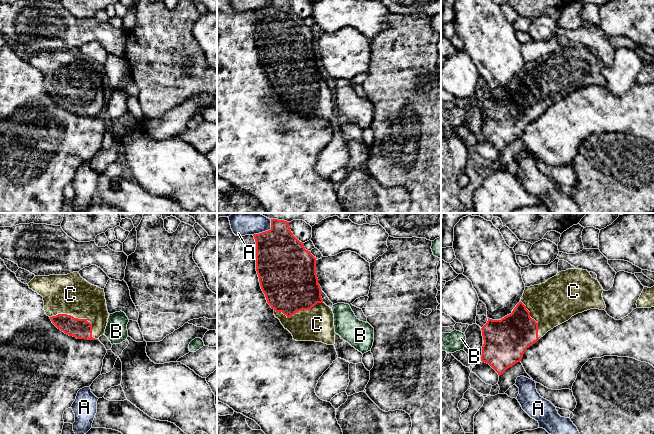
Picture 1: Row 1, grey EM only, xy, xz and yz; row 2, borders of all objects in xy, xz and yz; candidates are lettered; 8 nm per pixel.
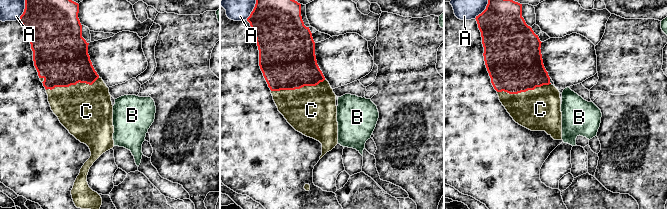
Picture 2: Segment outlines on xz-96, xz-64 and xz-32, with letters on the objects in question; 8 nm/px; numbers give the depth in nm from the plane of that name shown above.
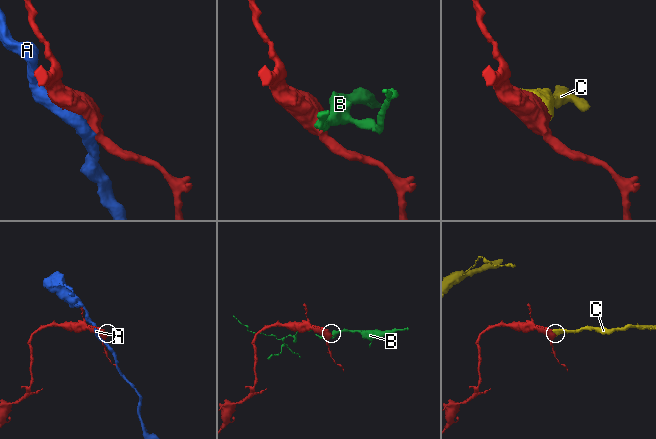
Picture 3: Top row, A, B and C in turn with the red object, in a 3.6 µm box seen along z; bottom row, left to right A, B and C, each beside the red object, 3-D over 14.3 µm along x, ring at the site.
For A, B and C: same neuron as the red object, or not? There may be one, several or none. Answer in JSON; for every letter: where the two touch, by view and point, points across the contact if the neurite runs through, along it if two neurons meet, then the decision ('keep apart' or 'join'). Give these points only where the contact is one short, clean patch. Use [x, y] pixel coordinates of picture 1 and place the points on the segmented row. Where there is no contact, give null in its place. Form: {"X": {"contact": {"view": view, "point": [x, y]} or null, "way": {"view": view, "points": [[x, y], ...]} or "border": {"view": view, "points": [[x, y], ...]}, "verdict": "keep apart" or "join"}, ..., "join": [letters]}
{"A": {"contact": {"view": "xz", "point": [266, 231]}, "verdict": "keep apart"}, "B": {"contact": {"view": "yz", "point": [484, 342]}, "border": {"view": "yz", "points": [[483, 339], [483, 344]]}, "verdict": "keep apart"}, "C": {"contact": {"view": "xy", "point": [79, 319]}, "verdict": "join"}, "join": ["C"]}

